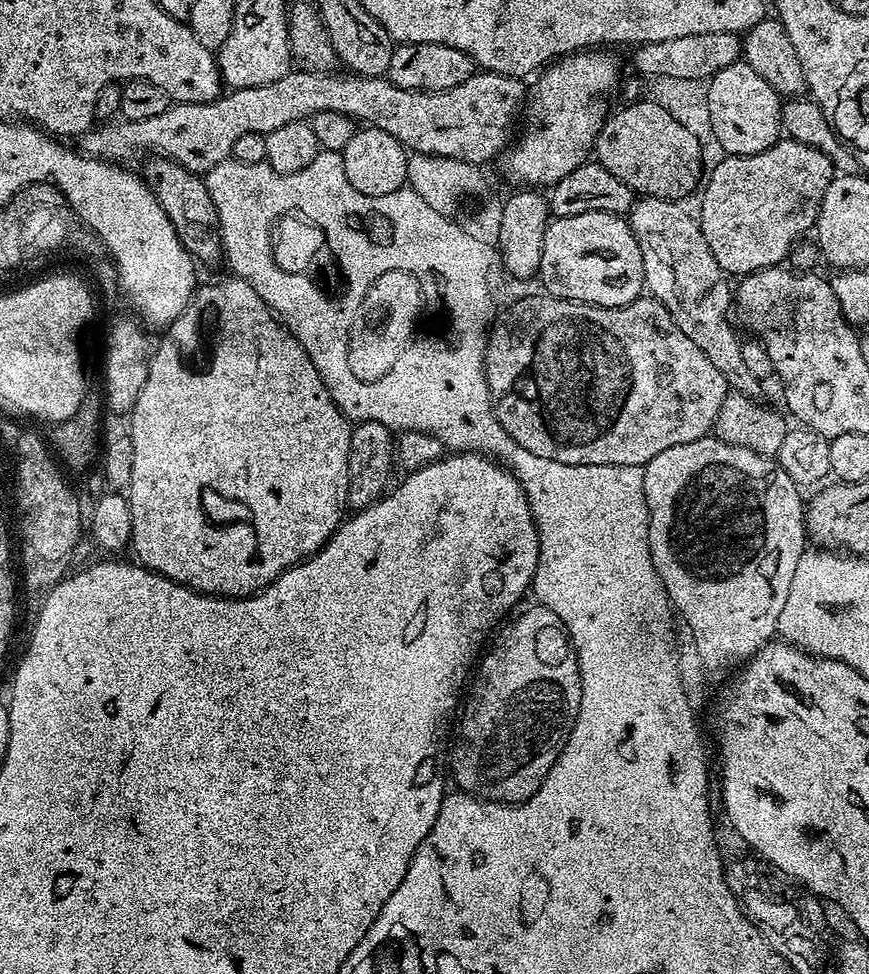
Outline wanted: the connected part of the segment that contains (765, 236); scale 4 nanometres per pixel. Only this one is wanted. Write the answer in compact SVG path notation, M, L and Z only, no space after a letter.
M787 138L777 139L775 144L770 145L766 150L762 150L758 154L746 154L745 156L727 155L723 162L707 173L706 183L703 185L703 188L705 187L704 197L700 200L700 216L698 215L700 229L706 238L706 246L710 246L710 254L714 254L714 262L718 262L720 269L732 278L743 278L763 268L774 268L783 265L787 261L784 259L787 258L788 251L795 246L796 239L799 236L806 235L807 232L809 235L815 229L816 219L820 217L822 194L826 194L826 186L830 186L833 175L834 169L830 158L826 158L826 154L822 154L822 150L814 150L814 146L806 146L802 142Z

